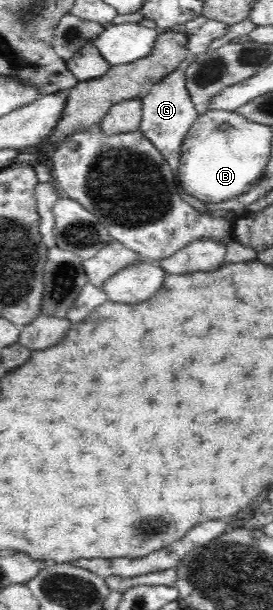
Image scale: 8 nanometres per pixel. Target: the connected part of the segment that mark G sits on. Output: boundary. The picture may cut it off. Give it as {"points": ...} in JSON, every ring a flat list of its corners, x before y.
{"points":[[197,55,190,56,180,64,176,70,167,74,161,82,155,84,143,99,143,121,139,129,157,147,157,150,164,156,164,159,172,168,172,174,176,183,181,186,178,168,180,167,181,145,185,135,195,120,200,116,193,105,191,95,187,89,186,73,189,66,198,58]]}

